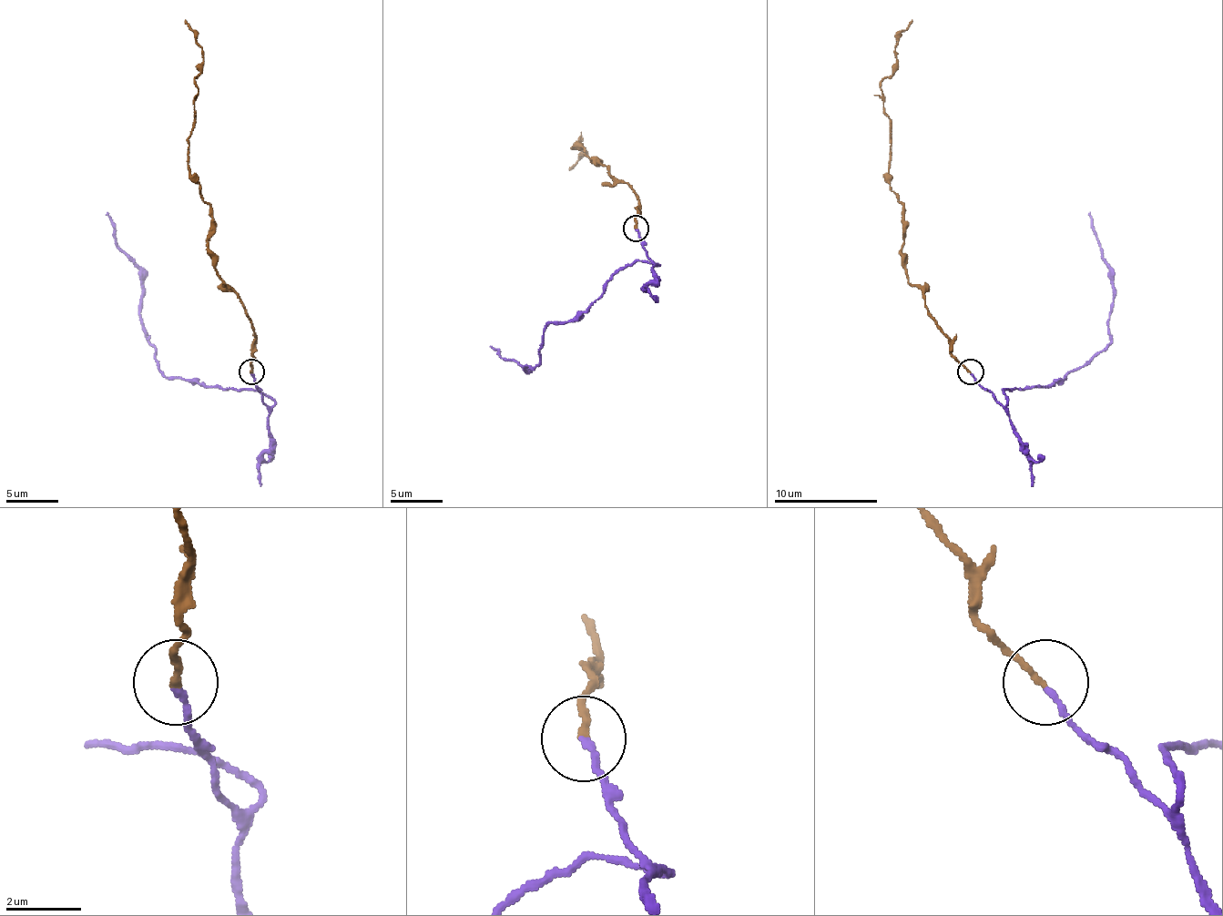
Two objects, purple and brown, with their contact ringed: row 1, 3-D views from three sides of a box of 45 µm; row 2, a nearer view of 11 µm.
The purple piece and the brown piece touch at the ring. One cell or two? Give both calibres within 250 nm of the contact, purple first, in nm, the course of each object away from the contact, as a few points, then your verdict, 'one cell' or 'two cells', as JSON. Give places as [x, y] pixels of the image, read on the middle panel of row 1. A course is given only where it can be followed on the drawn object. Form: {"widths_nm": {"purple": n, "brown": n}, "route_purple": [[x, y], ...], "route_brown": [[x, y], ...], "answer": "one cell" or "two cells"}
{"widths_nm": {"purple": 160, "brown": 160}, "route_purple": [[635, 228], [658, 265], [643, 259], [625, 265], [583, 311], [552, 322], [525, 371], [492, 345]], "route_brown": [[635, 228], [637, 198], [583, 148], [573, 148], [577, 148], [583, 137], [588, 153], [580, 156], [570, 169]], "answer": "one cell"}

